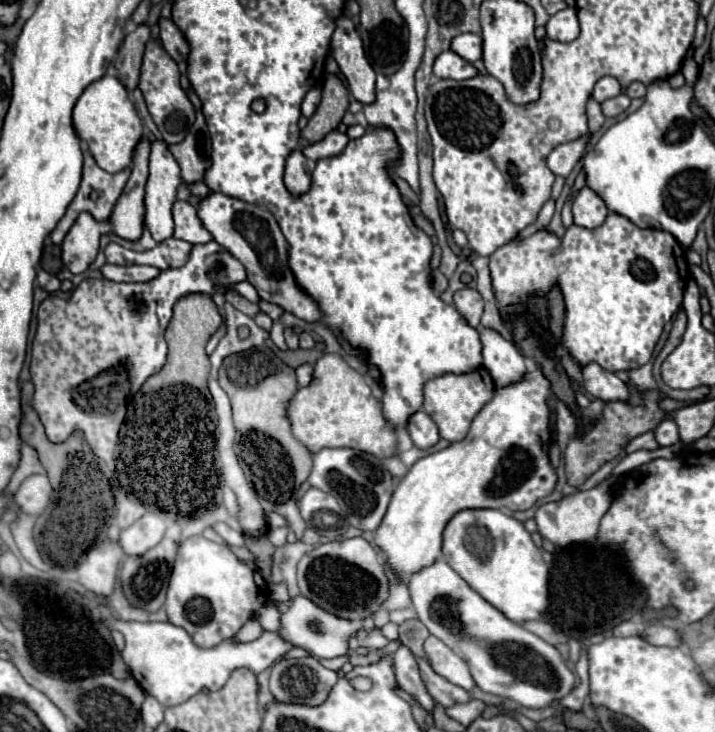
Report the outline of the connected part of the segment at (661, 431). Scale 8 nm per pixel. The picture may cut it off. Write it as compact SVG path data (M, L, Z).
M663 420L657 430L655 430L655 438L659 442L659 446L673 446L679 442L679 430L677 424L673 420Z

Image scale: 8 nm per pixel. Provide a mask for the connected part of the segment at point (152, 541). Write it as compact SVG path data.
M145 514L133 526L129 526L121 532L119 544L125 550L125 554L129 554L129 556L143 554L161 542L165 528L167 526L161 518L157 518L155 514Z

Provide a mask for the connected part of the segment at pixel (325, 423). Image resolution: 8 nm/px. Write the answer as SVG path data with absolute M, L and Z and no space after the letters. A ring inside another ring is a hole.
M323 354L317 360L313 382L307 388L299 388L289 402L289 420L293 436L311 452L345 446L377 458L397 454L397 432L383 416L371 386L365 382L363 374L353 370L339 354Z

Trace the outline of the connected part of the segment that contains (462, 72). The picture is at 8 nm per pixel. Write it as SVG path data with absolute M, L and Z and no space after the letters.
M447 50L443 52L437 60L435 60L435 66L433 66L433 74L437 78L451 78L451 80L467 80L467 78L475 78L479 72L477 68L463 60L461 62L461 56L455 54L453 50Z

